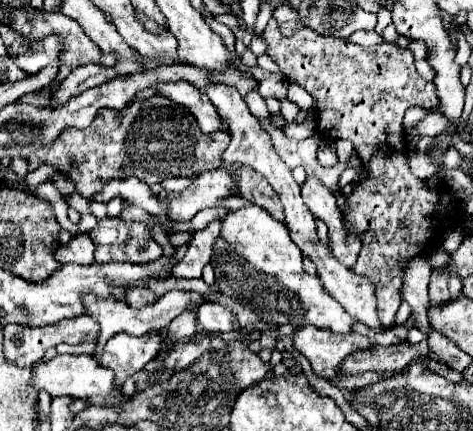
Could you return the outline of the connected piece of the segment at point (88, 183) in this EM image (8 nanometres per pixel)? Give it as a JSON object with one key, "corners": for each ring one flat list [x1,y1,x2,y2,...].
{"corners":[[150,97,146,101,130,101,124,109,100,109,96,119,86,129,64,129,56,141,46,145,46,151,34,151,28,157,28,171,38,169,40,165,52,165,60,173,66,173,76,187,76,193,90,199,96,191,104,187,102,175,108,179,138,177,146,185,160,183,168,177,192,177,202,171,216,167,228,169,234,177,234,193,250,203,266,209,276,221,286,223,284,207,278,193,246,165,230,165,222,161,222,153,230,143,226,131,202,133,196,119,188,109,168,101,166,97]]}

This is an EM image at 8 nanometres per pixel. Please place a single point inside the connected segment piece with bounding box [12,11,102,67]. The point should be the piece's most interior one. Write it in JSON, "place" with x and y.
{"place":[78,49]}

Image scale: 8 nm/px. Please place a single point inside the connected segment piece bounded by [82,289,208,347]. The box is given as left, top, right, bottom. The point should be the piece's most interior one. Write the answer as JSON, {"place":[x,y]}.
{"place":[112,316]}

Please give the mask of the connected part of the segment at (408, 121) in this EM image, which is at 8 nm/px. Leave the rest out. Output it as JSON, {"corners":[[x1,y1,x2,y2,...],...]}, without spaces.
{"corners":[[412,107,406,111,403,119,403,125,406,127,412,127,421,121,427,115,427,113,428,111,421,107]]}

